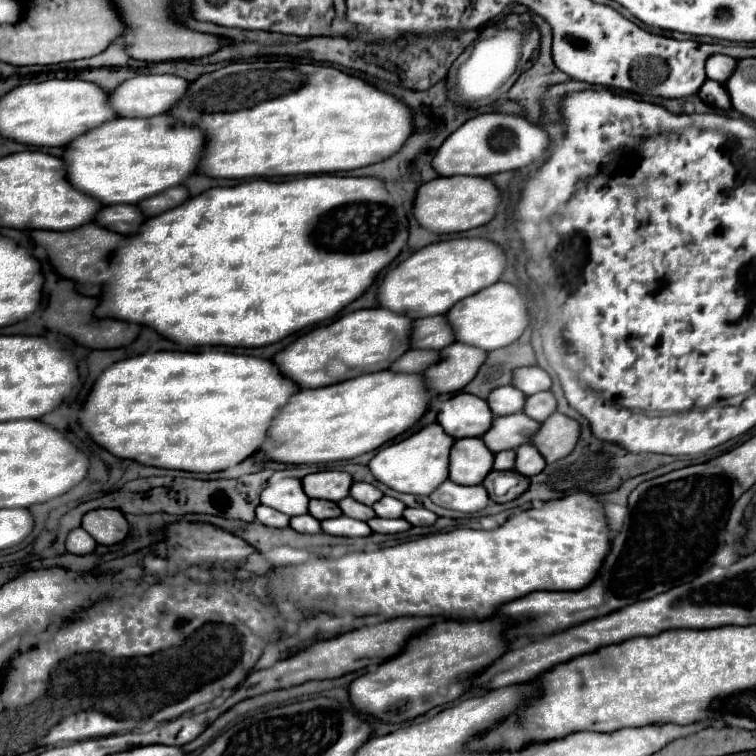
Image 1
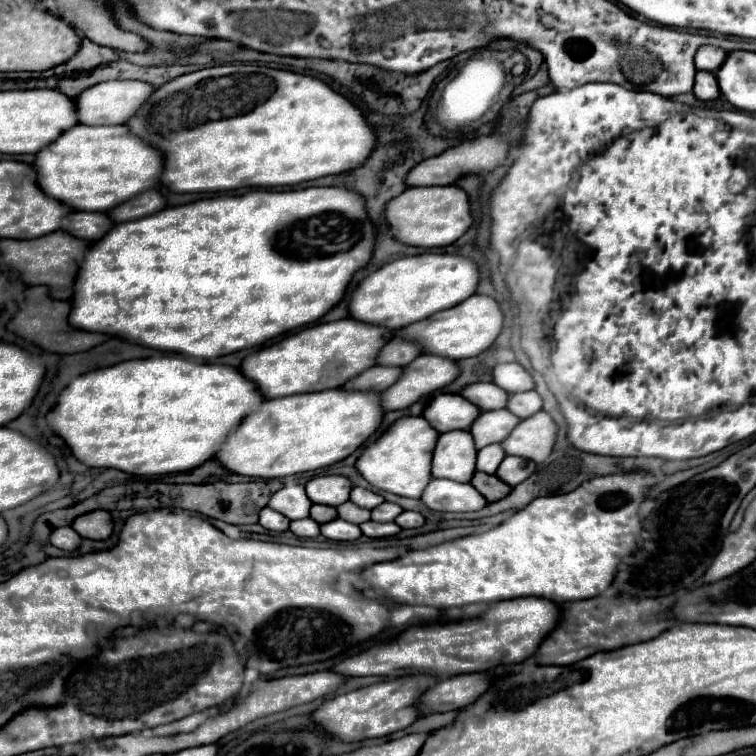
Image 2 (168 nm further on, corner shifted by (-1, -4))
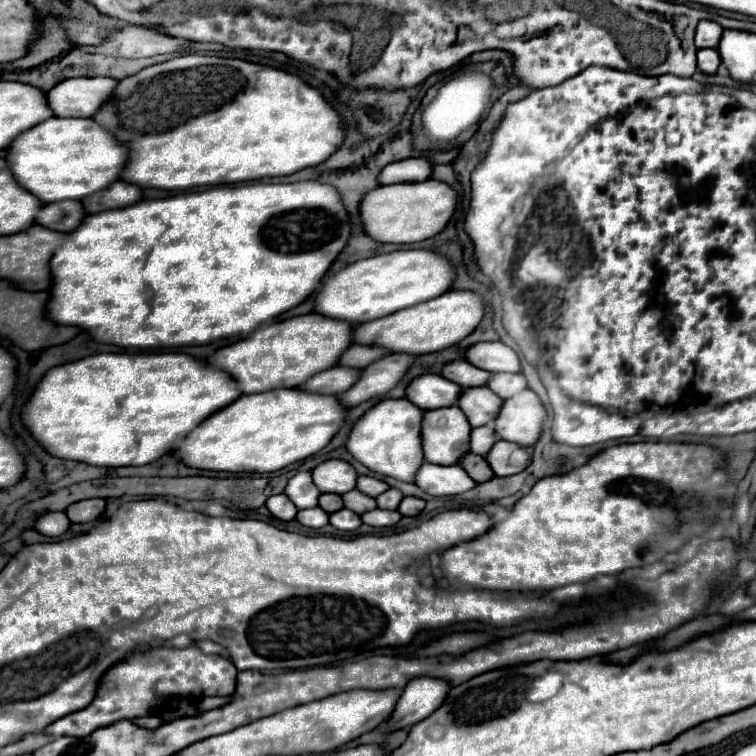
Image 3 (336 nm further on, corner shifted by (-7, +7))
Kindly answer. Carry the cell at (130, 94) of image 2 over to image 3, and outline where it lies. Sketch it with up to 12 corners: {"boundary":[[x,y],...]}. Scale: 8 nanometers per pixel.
{"boundary":[[67,78],[45,92],[59,118],[91,118],[117,80]]}

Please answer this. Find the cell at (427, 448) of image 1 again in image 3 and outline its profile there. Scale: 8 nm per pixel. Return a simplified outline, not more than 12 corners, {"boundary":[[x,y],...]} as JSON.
{"boundary":[[379,400],[345,448],[369,470],[413,482],[423,410]]}

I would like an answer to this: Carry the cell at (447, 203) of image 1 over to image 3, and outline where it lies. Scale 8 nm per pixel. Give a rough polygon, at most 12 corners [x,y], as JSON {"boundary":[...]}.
{"boundary":[[439,180],[379,186],[363,232],[415,244],[441,232],[457,194]]}

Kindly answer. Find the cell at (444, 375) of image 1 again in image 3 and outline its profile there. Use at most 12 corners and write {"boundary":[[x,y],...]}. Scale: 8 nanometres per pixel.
{"boundary":[[389,354],[359,372],[339,394],[349,408],[389,392],[415,356]]}

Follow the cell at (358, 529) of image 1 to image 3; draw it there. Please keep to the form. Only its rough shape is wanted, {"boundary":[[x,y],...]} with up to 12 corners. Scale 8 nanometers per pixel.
{"boundary":[[347,508],[329,514],[331,526],[343,532],[361,526],[359,514]]}

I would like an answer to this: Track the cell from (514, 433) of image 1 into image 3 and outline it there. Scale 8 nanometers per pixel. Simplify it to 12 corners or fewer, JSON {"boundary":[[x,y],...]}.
{"boundary":[[487,386],[463,388],[457,406],[471,426],[491,424],[501,398]]}

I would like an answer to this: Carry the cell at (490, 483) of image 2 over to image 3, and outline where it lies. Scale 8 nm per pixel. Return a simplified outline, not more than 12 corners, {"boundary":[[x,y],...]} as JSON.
{"boundary":[[467,452],[459,466],[475,480],[493,478],[483,456]]}

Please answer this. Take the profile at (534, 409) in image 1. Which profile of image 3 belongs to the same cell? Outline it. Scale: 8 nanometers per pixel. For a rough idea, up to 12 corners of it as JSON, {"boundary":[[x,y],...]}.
{"boundary":[[489,374],[487,388],[499,398],[527,388],[523,374]]}

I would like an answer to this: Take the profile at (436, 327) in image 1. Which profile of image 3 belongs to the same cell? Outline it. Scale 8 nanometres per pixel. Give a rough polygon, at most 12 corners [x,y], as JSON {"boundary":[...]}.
{"boundary":[[373,346],[347,348],[337,366],[361,368],[389,352]]}

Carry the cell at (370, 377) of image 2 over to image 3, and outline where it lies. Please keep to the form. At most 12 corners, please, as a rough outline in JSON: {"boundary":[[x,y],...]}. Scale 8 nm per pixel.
{"boundary":[[337,366],[317,372],[297,388],[311,394],[341,394],[359,370]]}

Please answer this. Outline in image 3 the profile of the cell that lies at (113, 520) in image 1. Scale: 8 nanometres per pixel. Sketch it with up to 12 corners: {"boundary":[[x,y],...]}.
{"boundary":[[103,498],[79,500],[65,510],[71,522],[91,522],[103,510]]}

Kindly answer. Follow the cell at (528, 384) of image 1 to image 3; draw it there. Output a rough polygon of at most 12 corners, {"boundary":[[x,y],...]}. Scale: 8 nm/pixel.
{"boundary":[[477,342],[467,362],[487,372],[521,372],[503,342]]}

